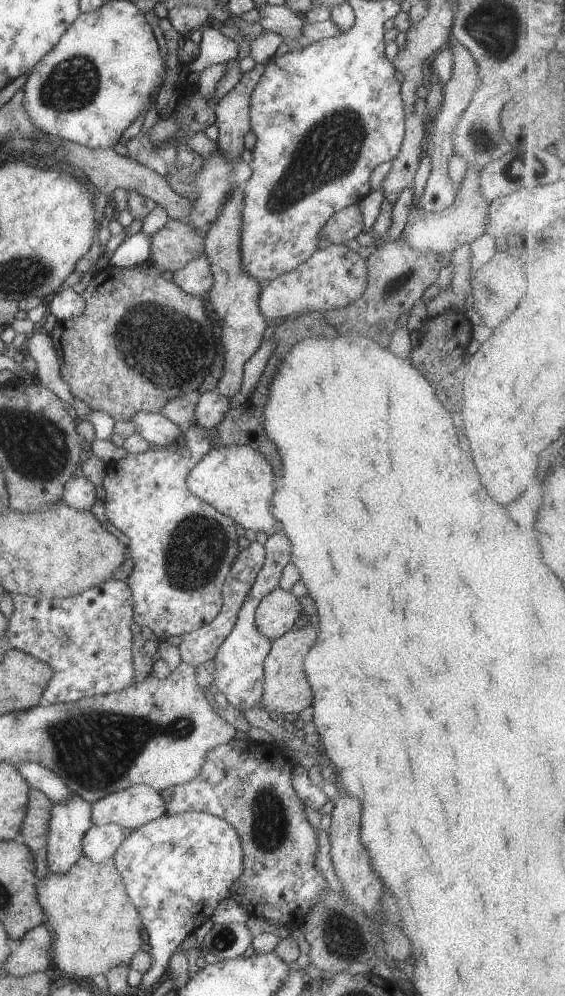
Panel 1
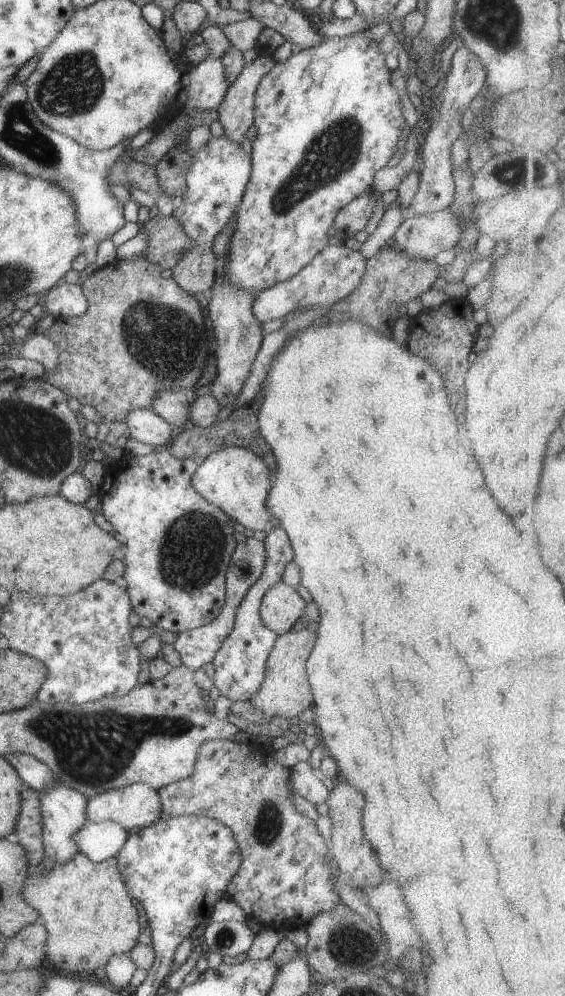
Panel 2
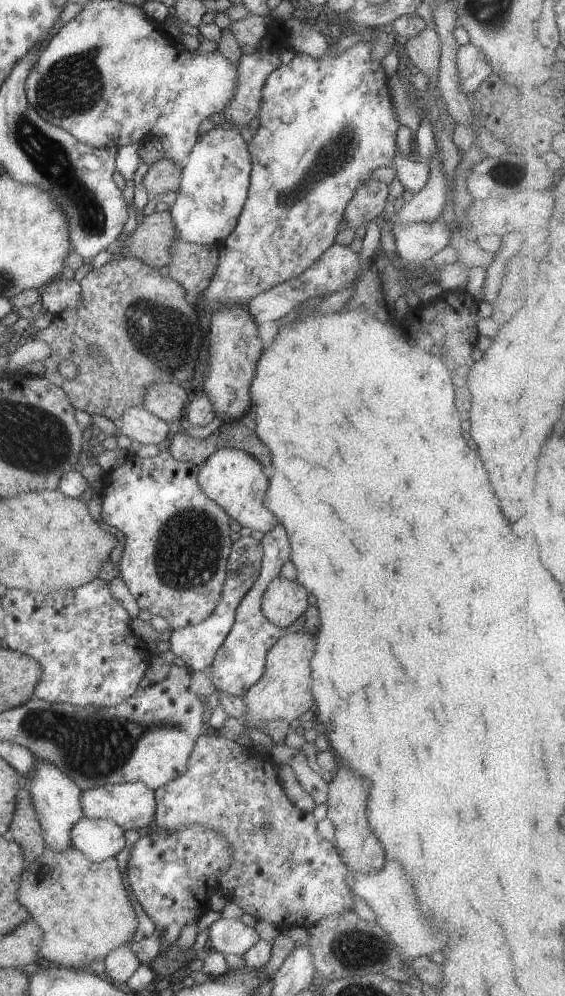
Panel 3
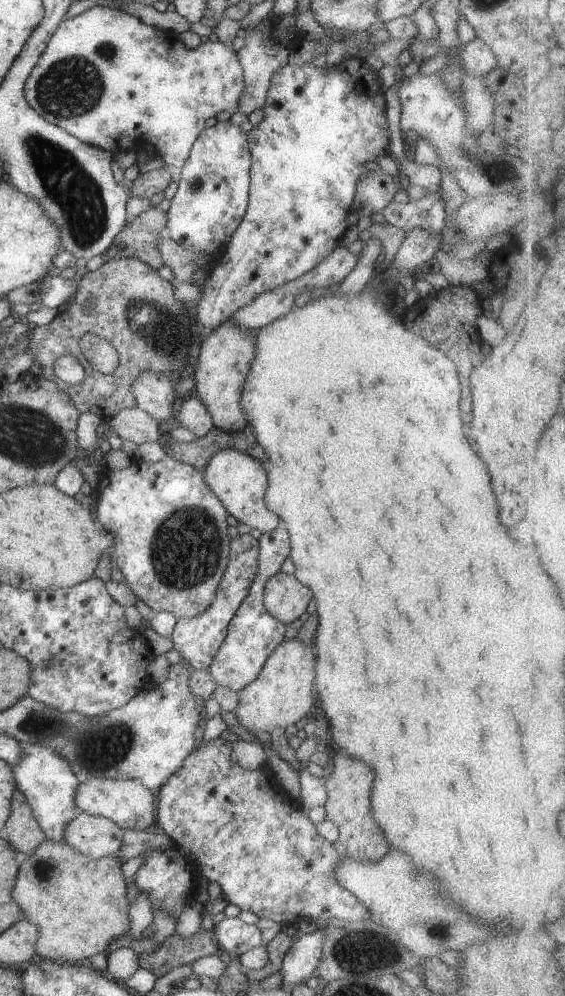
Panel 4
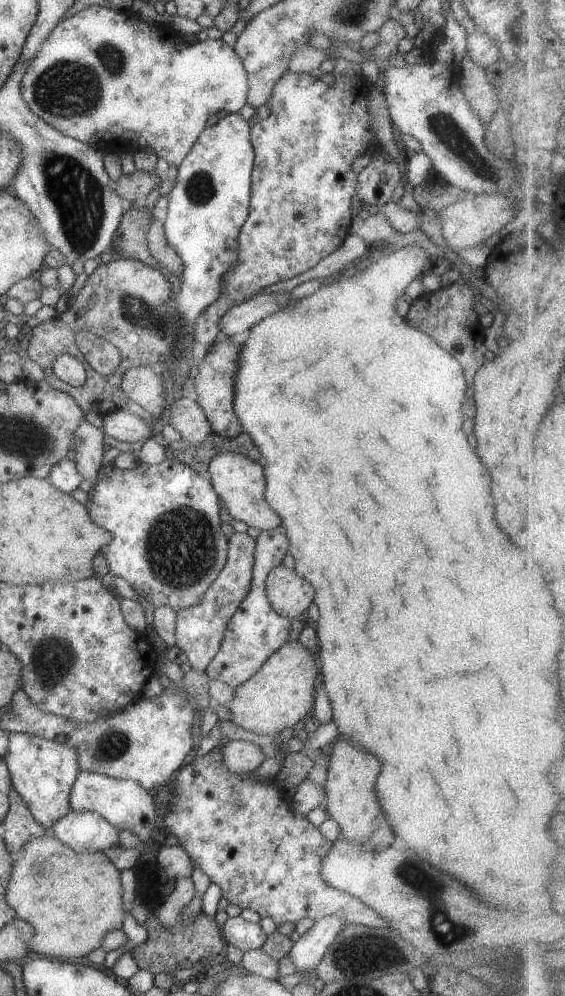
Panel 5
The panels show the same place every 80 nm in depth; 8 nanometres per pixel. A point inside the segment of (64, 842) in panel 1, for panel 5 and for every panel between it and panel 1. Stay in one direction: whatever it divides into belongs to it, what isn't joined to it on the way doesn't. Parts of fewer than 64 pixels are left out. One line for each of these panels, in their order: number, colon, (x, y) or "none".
2: (62, 809)
3: (55, 797)
4: (44, 778)
5: (42, 771)

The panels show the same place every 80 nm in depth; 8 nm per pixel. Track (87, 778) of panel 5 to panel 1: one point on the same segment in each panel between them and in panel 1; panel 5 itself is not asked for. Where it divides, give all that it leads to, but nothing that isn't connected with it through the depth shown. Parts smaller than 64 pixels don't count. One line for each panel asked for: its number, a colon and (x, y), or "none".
1: (129, 808)
2: (134, 806)
3: (131, 805)
4: (129, 804)

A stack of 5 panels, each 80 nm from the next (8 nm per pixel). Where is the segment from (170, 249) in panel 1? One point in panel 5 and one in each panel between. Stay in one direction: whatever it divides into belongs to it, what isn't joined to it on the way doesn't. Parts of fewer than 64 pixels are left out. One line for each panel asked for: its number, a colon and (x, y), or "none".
2: (166, 241)
3: (149, 240)
4: (139, 238)
5: (128, 241)

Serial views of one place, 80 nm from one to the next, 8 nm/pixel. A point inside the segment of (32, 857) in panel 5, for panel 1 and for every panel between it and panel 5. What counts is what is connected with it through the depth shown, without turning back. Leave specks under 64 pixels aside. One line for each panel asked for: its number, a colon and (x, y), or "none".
1: (94, 926)
2: (85, 909)
3: (81, 906)
4: (78, 904)

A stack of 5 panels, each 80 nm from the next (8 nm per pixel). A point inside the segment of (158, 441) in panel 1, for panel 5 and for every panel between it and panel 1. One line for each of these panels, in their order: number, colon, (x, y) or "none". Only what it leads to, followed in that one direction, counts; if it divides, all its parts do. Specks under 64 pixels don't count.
2: (143, 425)
3: (139, 426)
4: (133, 424)
5: (121, 425)

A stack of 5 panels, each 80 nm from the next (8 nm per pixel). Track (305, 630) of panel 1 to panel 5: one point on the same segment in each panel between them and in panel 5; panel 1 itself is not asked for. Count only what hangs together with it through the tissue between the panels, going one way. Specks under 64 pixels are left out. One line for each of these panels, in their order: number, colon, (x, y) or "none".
2: (284, 691)
3: (283, 691)
4: (282, 692)
5: (282, 692)

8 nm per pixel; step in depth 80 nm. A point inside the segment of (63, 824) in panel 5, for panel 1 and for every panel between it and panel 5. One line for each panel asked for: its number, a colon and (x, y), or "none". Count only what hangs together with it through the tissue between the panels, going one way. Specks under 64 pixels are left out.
1: (99, 842)
2: (96, 841)
3: (98, 839)
4: (96, 837)

